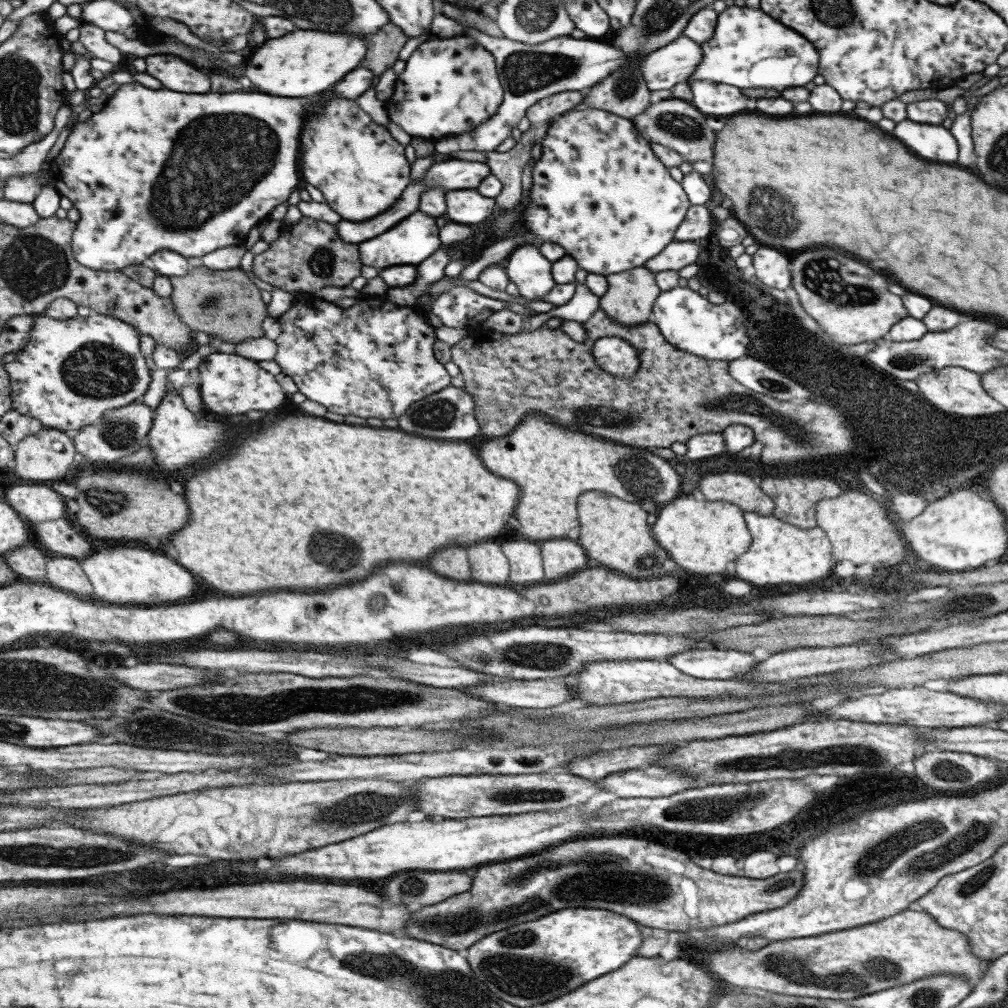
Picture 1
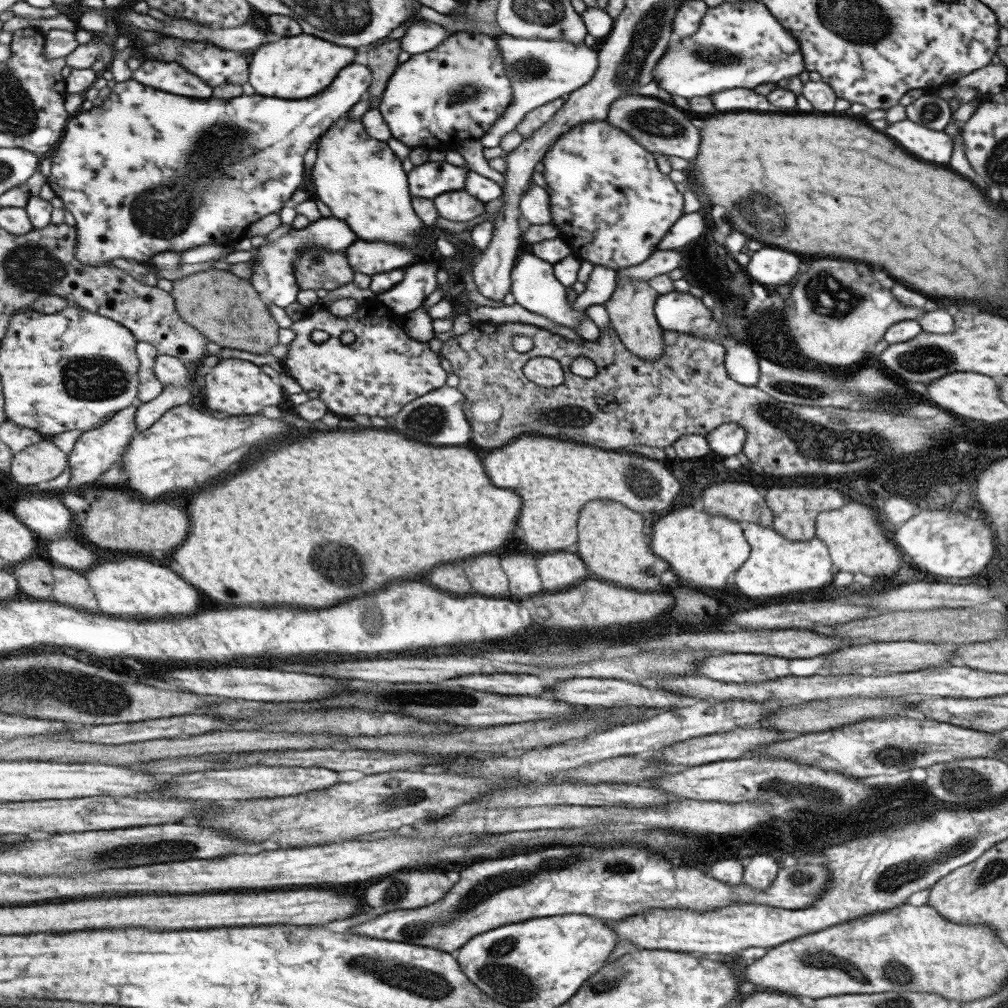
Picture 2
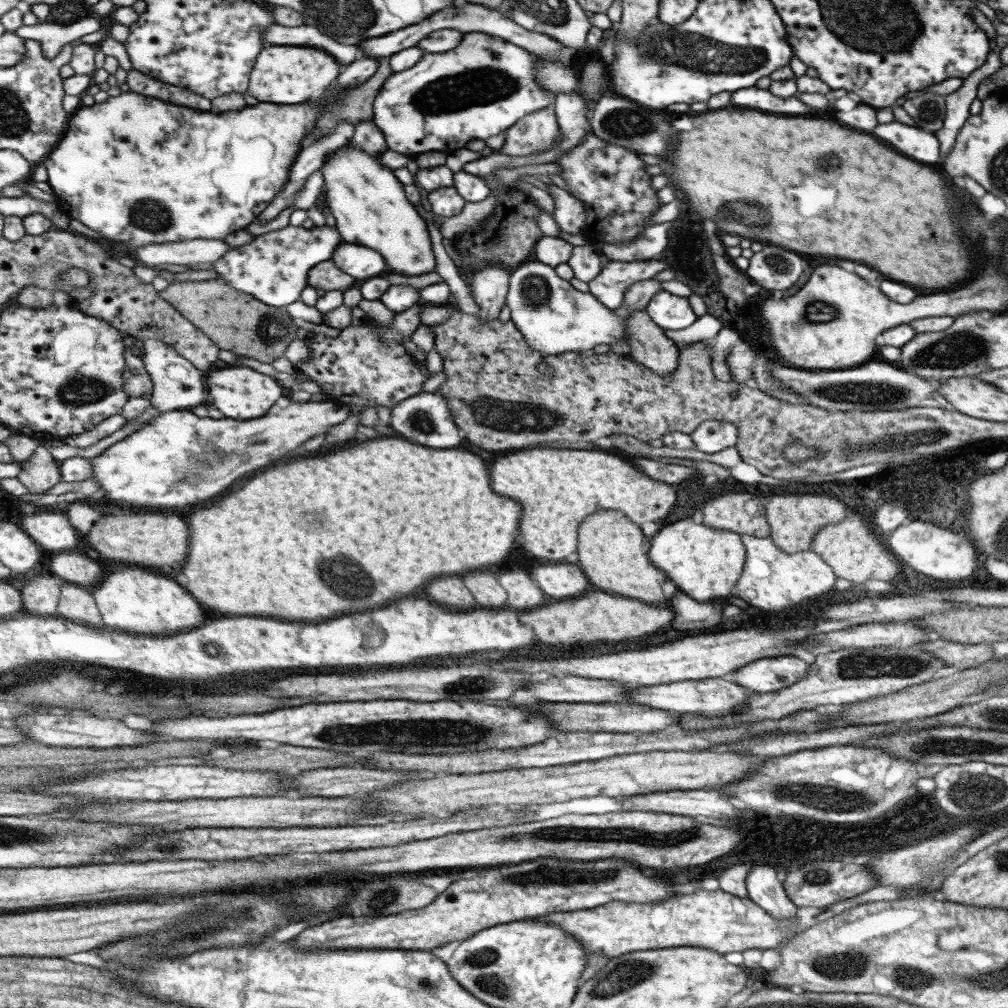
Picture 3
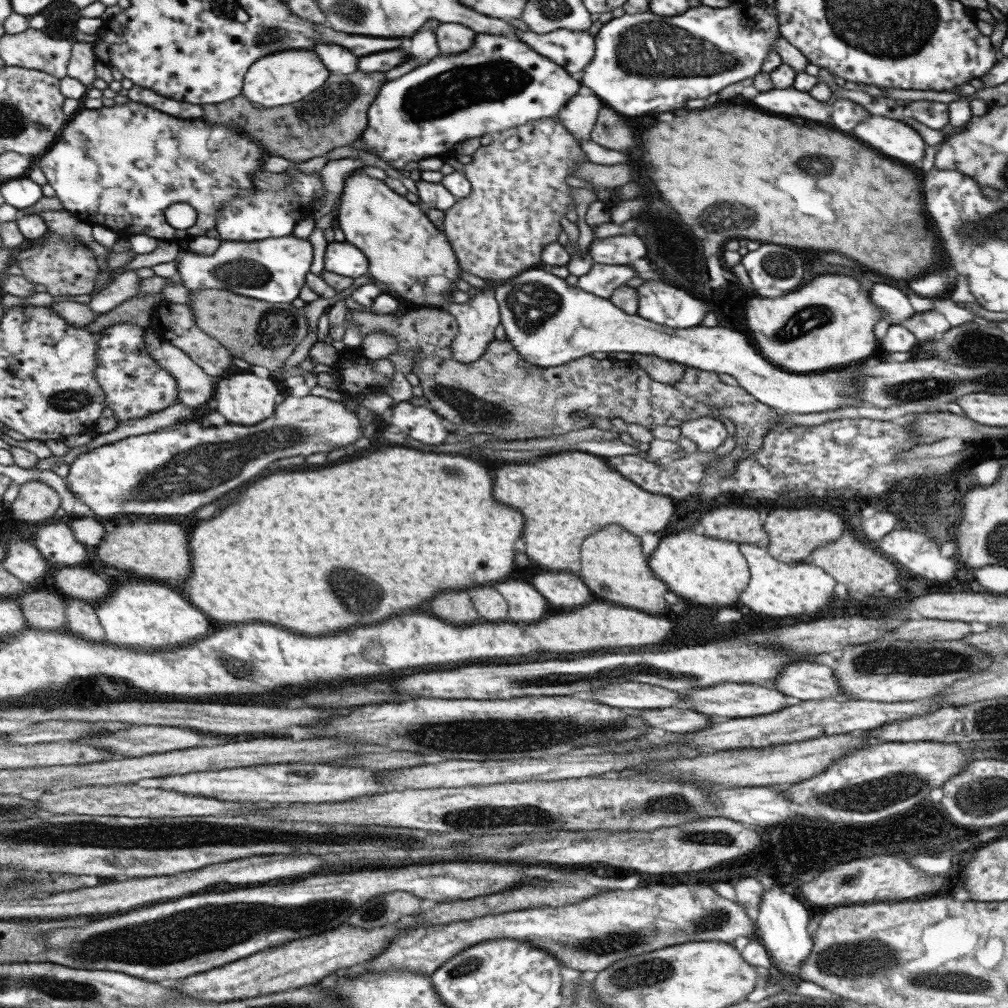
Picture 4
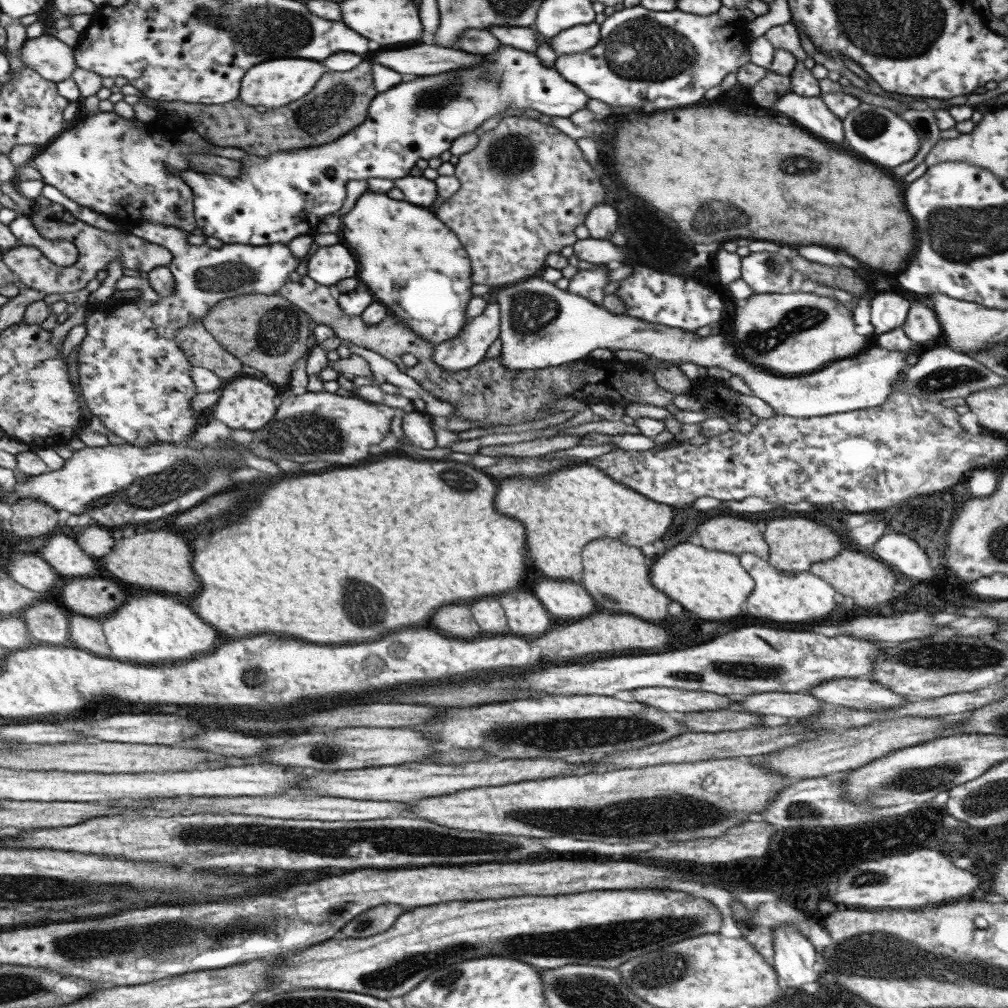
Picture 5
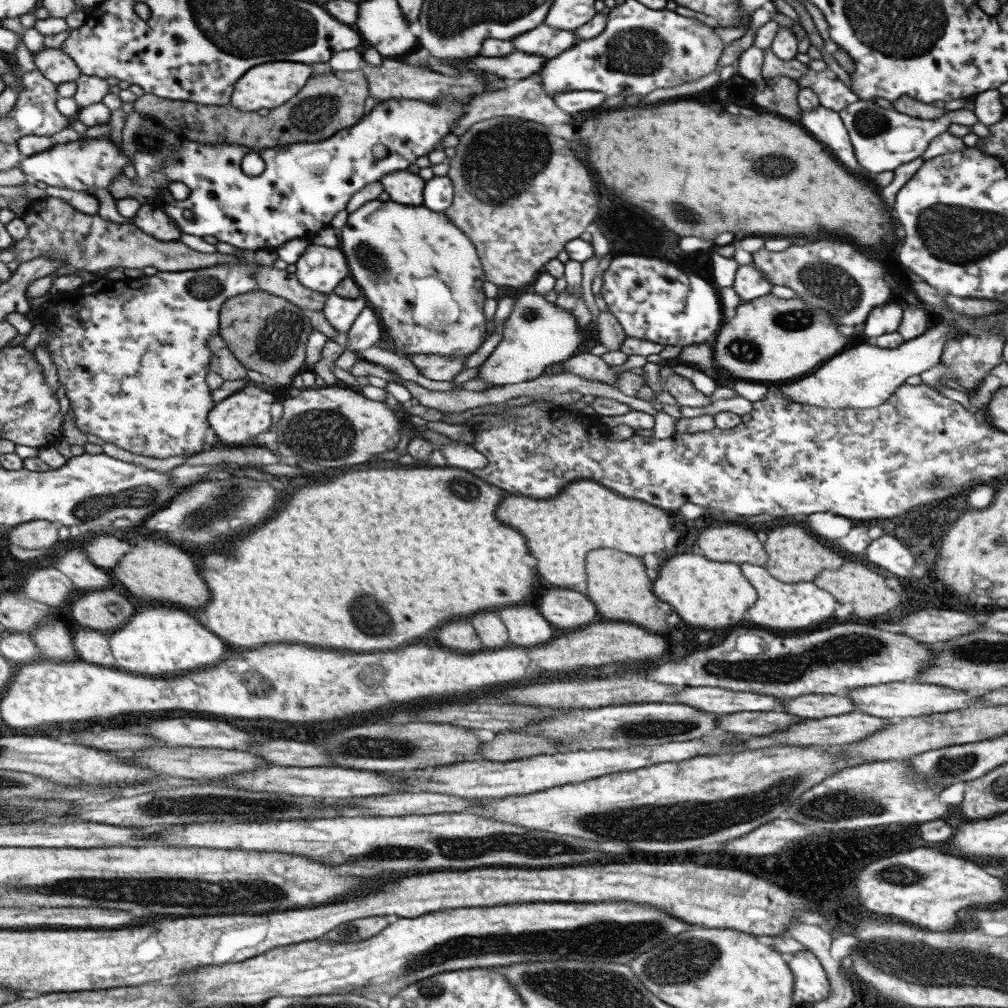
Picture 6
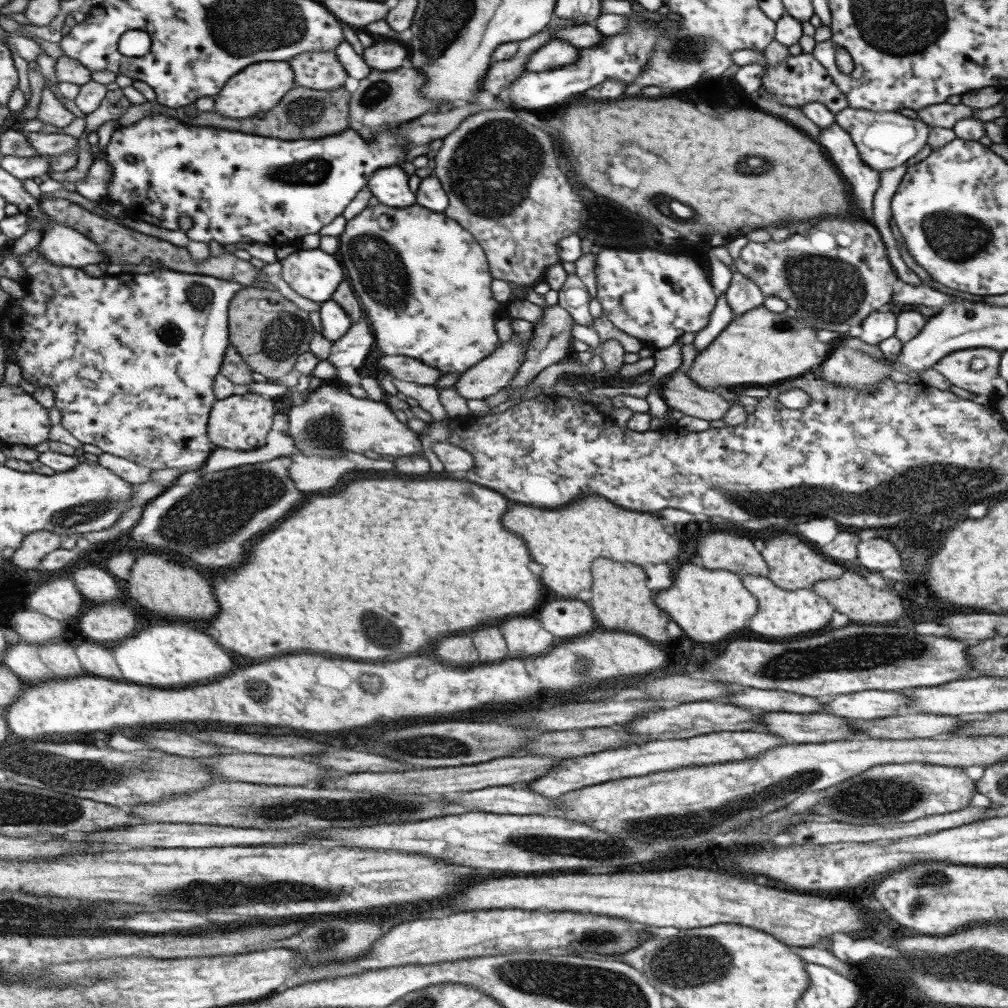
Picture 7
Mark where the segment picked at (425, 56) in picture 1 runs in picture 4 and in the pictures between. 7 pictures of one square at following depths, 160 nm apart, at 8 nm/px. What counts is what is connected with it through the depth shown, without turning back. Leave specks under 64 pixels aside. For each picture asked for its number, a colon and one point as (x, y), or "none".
2: (436, 99)
3: (481, 87)
4: (498, 82)

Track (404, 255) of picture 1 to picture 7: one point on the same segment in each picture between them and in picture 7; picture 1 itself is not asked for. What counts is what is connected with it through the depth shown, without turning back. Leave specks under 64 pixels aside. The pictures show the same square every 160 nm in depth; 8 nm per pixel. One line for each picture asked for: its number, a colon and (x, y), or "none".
2: (366, 257)
3: (361, 263)
4: (341, 257)
5: (328, 265)
6: (321, 269)
7: (312, 273)

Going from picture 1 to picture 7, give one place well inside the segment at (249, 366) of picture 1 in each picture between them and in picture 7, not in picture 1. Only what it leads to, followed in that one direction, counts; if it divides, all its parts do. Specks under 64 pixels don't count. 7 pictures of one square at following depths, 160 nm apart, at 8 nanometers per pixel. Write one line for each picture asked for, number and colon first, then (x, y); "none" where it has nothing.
2: (241, 387)
3: (239, 392)
4: (244, 398)
5: (246, 402)
6: (236, 421)
7: (240, 422)

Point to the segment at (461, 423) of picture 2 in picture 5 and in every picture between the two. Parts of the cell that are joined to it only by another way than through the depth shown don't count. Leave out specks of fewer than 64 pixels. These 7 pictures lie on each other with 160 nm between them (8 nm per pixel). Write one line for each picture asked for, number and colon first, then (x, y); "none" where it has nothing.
3: (424, 418)
4: (410, 417)
5: (415, 425)

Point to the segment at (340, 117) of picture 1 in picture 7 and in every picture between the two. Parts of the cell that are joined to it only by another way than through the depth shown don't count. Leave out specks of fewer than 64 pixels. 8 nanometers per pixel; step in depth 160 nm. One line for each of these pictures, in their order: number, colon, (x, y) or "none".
2: (359, 179)
3: (366, 200)
4: (401, 245)
5: (429, 284)
6: (397, 253)
7: (426, 296)

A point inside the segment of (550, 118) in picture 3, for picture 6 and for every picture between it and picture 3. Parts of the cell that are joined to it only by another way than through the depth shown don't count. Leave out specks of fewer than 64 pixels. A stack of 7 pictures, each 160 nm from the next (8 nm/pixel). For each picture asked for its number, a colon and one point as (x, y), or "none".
4: (518, 196)
5: (524, 187)
6: (519, 194)

